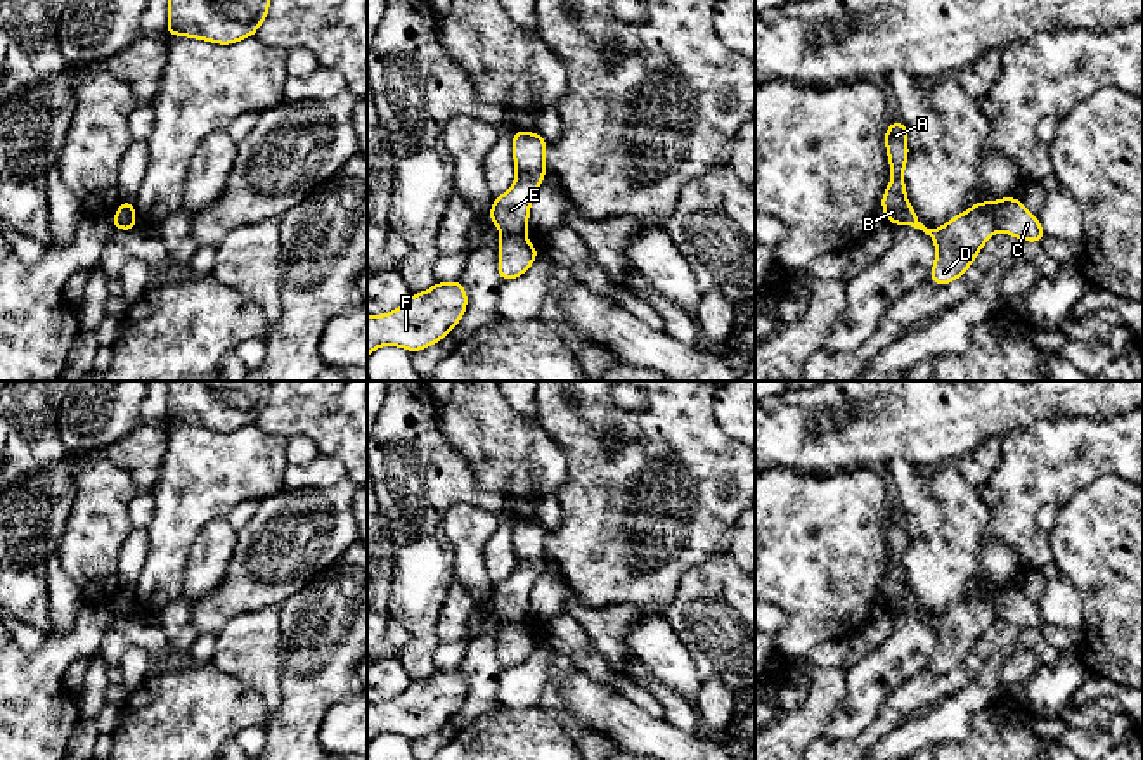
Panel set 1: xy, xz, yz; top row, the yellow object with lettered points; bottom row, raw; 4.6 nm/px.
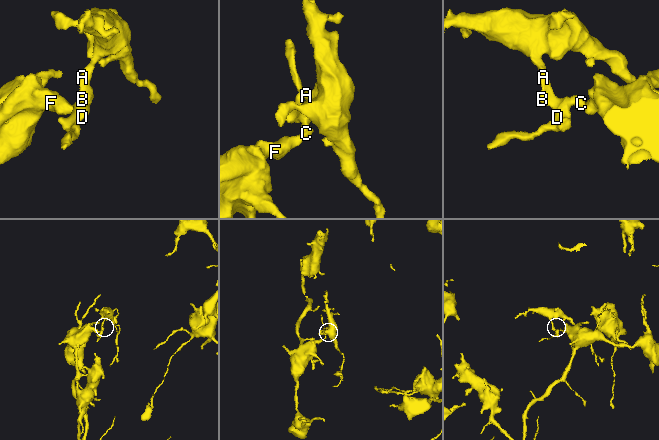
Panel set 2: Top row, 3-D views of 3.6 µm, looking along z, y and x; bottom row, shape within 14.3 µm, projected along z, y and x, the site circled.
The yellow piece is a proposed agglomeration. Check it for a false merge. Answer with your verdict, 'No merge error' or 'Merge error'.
Merge error

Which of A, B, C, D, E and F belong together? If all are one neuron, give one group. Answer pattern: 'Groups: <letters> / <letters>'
Groups: A B D E / C F

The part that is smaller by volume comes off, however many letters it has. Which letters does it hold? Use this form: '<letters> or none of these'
A, B, D, E

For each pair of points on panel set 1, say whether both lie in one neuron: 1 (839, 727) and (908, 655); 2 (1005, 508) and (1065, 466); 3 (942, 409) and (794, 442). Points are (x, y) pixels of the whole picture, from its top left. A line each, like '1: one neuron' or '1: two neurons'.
1: one neuron
2: one neuron
3: one neuron

